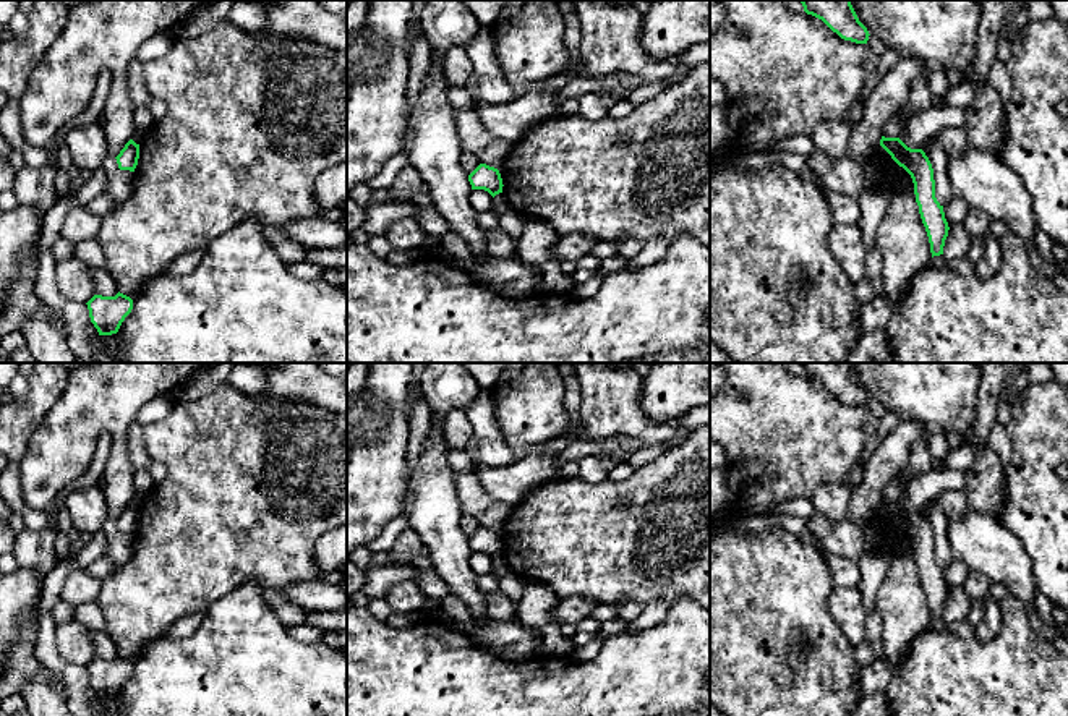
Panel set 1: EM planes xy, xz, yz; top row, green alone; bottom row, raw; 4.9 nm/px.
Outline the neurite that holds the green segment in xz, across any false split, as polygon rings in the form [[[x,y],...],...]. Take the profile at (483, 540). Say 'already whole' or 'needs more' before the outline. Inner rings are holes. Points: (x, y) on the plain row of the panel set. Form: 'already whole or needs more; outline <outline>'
already whole; outline [[[480,526],[470,538],[468,544],[472,552],[485,552],[493,560],[502,556],[502,541],[498,531],[489,530],[486,526]]]

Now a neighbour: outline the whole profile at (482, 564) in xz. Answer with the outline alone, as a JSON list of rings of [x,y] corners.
[[[472,552],[468,565],[475,575],[493,573],[493,559],[485,552]]]

